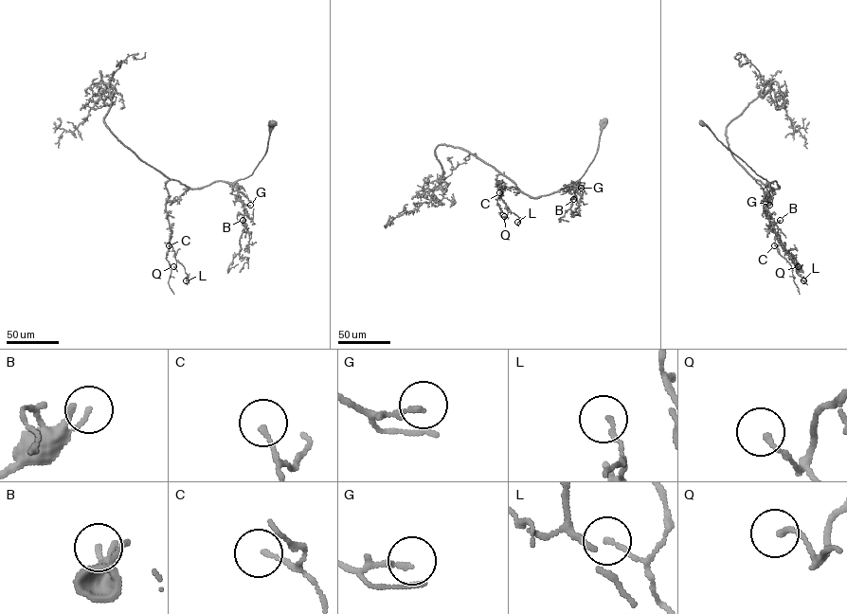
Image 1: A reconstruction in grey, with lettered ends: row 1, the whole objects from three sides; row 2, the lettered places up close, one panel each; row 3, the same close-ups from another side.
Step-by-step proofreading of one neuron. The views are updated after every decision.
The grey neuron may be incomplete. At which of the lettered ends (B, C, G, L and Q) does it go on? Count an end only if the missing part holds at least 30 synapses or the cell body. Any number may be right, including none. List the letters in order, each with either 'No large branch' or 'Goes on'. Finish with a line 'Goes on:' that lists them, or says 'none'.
B: No large branch
C: No large branch
G: No large branch
L: No large branch
Q: No large branch
Goes on: none

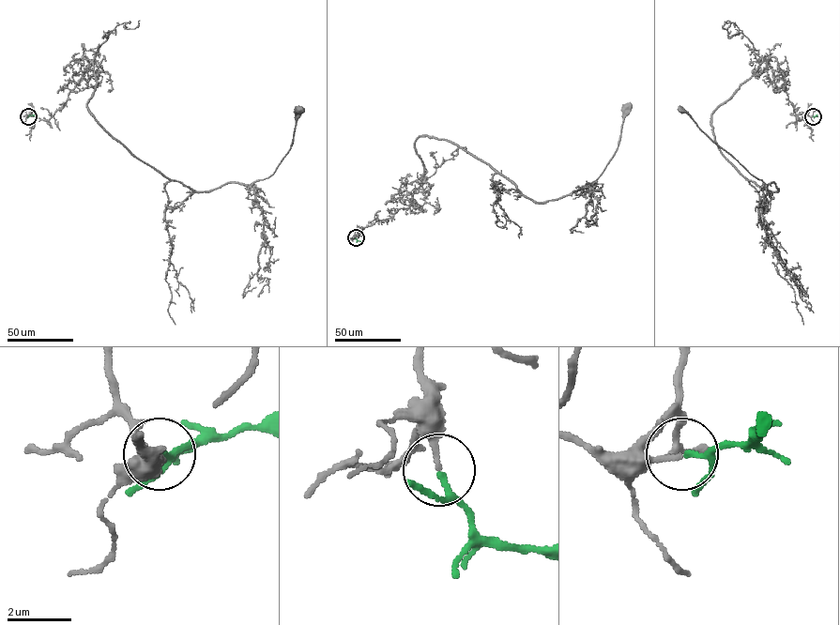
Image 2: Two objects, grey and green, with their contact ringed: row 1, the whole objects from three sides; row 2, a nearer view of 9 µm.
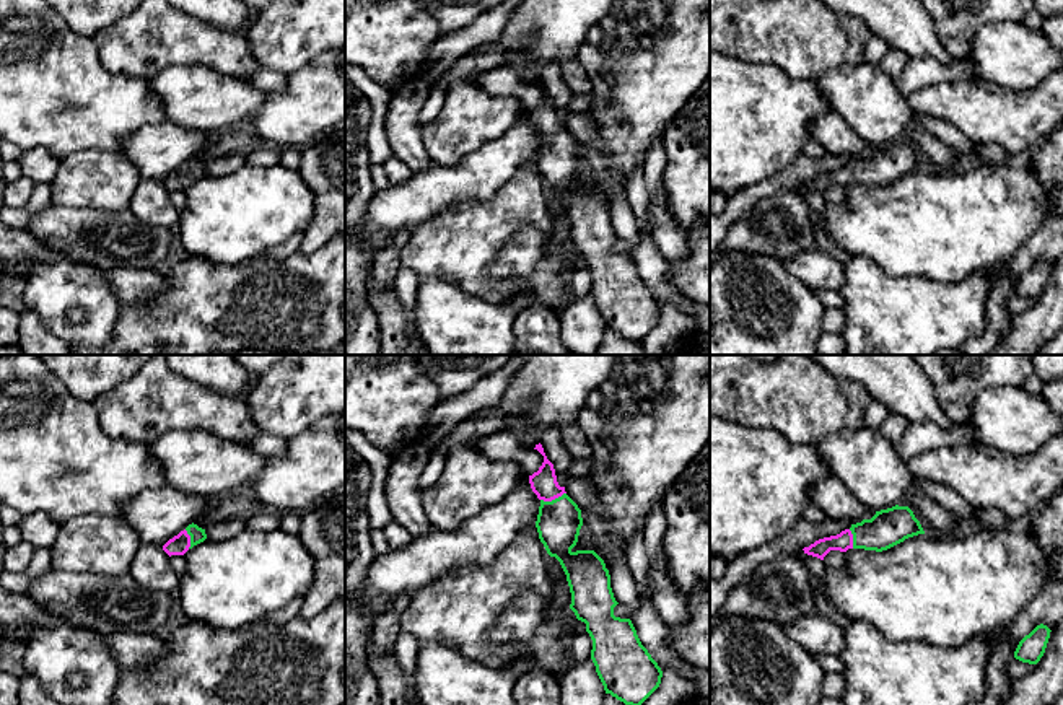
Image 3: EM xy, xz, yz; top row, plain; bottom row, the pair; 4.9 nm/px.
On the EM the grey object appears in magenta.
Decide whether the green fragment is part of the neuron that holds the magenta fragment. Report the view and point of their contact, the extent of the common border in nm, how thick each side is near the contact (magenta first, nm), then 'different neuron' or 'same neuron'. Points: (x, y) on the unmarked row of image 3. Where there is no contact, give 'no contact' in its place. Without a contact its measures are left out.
xz (552, 134) | 130 nm | 130/220 nm | same neuron

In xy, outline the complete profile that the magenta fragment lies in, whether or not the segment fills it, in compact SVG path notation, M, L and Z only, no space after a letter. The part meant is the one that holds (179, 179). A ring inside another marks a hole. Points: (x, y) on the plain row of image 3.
M189 160L184 166L177 171L169 174L163 186L171 190L184 190L194 181L203 177L207 174L205 164L199 163L197 160Z

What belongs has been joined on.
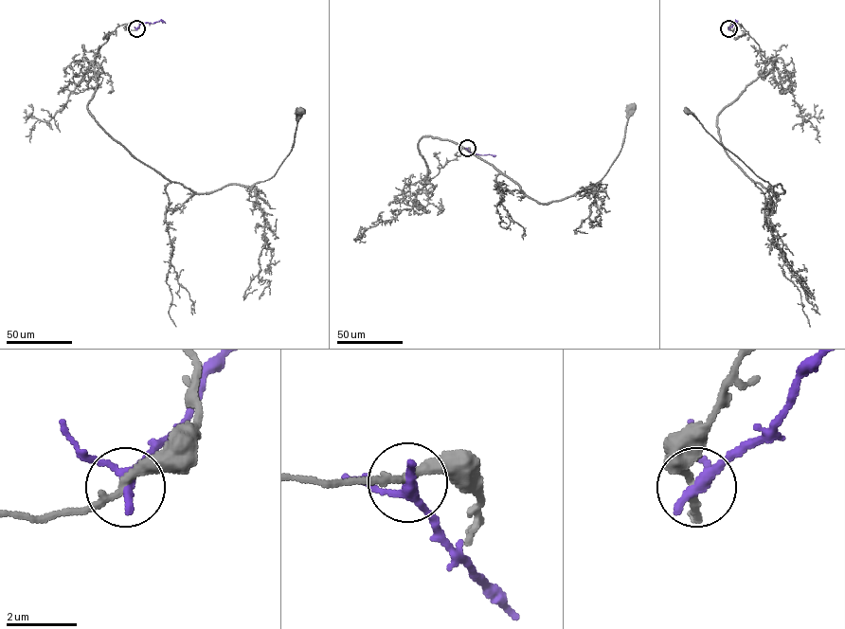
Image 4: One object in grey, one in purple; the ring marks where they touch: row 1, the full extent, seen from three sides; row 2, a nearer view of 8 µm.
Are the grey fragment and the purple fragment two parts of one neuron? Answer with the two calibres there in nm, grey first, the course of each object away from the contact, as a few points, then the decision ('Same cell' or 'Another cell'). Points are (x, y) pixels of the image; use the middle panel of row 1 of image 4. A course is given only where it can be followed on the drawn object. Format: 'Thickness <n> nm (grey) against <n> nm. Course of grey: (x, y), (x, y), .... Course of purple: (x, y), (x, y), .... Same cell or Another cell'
Thickness 240 nm (grey) against 320 nm. Course of grey: (467, 148), (423, 187), (418, 141), (437, 136), (537, 201), (558, 201), (606, 173), (631, 107). Course of purple: (467, 148), (472, 153), (495, 155). Another cell

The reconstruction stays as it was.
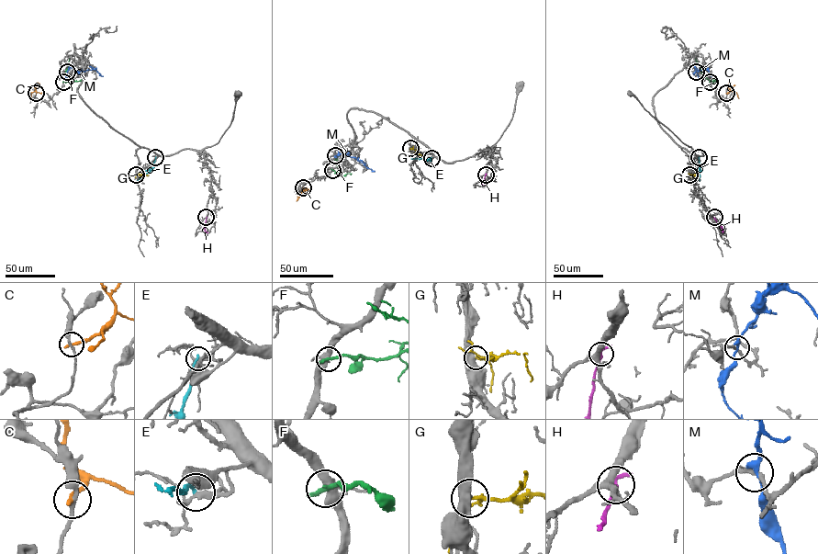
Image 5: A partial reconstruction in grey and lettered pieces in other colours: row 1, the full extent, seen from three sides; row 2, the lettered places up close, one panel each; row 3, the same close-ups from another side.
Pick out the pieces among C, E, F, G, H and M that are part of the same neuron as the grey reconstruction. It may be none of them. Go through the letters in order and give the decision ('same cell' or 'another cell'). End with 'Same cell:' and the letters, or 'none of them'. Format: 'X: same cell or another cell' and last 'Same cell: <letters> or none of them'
C: another cell
E: another cell
F: another cell
G: same cell
H: another cell
M: another cell
Same cell: G

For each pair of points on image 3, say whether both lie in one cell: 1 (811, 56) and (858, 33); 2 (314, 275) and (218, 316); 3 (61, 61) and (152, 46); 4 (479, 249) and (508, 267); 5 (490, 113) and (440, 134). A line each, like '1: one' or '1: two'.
1: one
2: one
3: two
4: two
5: one

